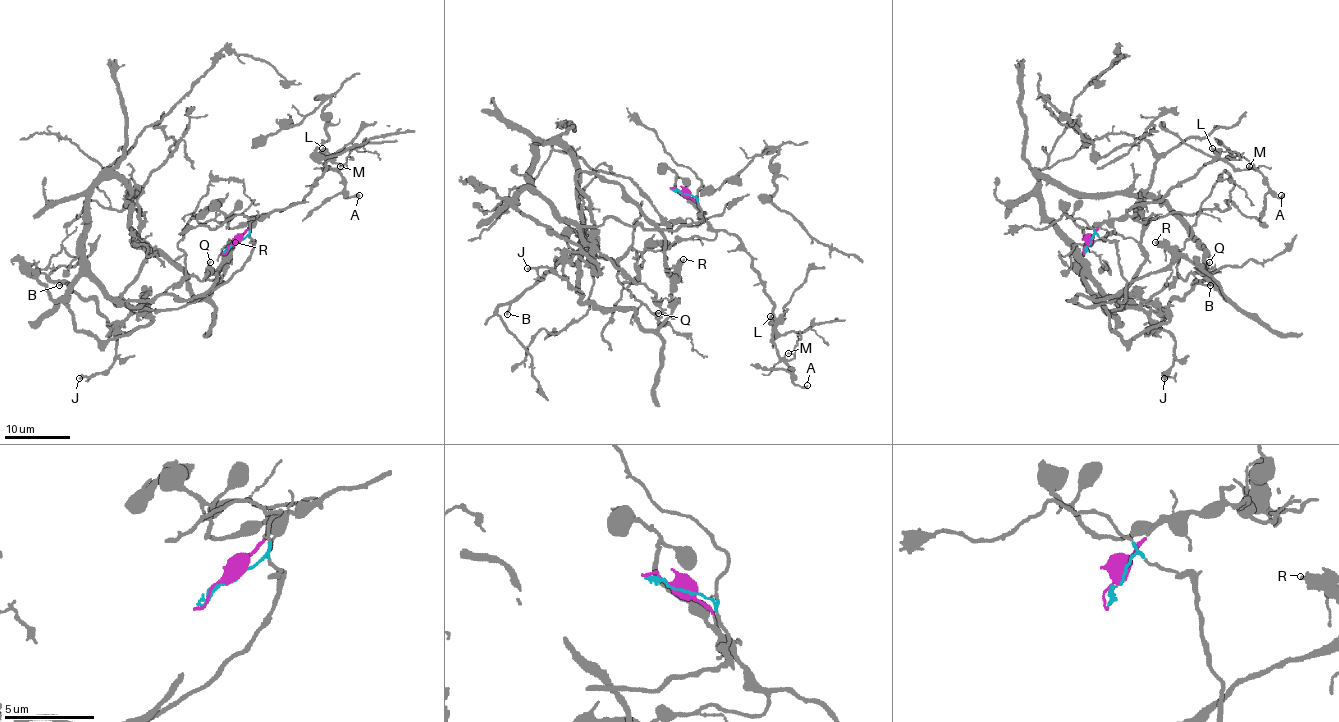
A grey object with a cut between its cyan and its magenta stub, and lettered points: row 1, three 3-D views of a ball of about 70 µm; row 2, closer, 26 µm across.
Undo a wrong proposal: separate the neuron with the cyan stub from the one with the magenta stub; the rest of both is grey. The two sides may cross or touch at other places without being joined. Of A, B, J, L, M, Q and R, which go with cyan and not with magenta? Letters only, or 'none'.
B, J, Q, R

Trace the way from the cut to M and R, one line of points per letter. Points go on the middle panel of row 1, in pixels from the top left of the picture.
M: (679, 191), (714, 229), (738, 239), (773, 304), (776, 329), (794, 331), (797, 344), (788, 352)
R: (679, 191), (692, 195), (701, 219), (665, 231), (665, 265), (673, 275), (683, 259)

